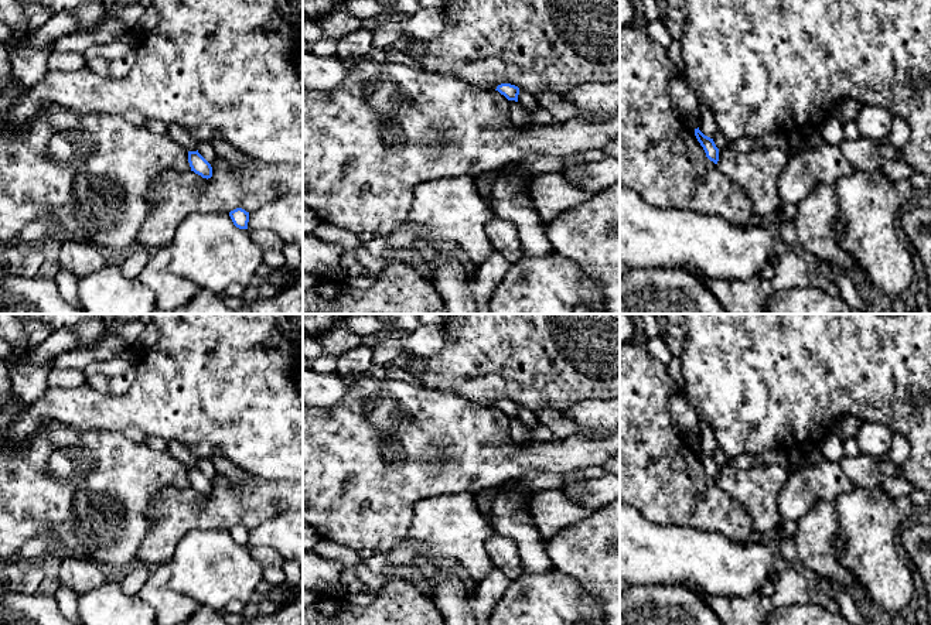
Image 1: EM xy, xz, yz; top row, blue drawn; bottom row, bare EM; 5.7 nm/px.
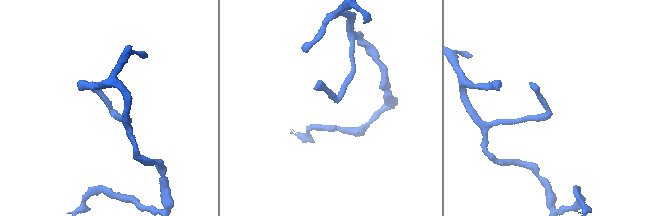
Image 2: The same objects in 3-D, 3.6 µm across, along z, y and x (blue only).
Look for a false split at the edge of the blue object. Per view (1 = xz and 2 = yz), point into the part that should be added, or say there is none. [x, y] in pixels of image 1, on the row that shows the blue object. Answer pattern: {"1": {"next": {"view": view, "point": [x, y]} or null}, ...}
{"1": {"next": null}, "2": {"next": null}}

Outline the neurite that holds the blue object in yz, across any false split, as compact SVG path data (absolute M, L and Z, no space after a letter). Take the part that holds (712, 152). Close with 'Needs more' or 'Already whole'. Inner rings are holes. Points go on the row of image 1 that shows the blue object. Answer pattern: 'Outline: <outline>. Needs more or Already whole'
Outline: M699 127L695 129L695 136L698 139L698 141L700 143L700 146L703 147L706 157L713 161L715 164L717 164L719 161L719 148L716 147L713 139L705 136Z. Already whole

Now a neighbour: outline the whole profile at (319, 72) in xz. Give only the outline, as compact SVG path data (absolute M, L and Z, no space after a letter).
M303 51L303 88L330 90L349 72L338 57L320 57Z

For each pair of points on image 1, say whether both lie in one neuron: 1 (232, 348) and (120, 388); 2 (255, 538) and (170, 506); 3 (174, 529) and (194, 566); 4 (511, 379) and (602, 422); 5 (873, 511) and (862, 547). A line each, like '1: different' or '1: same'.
1: different
2: different
3: different
4: different
5: same

